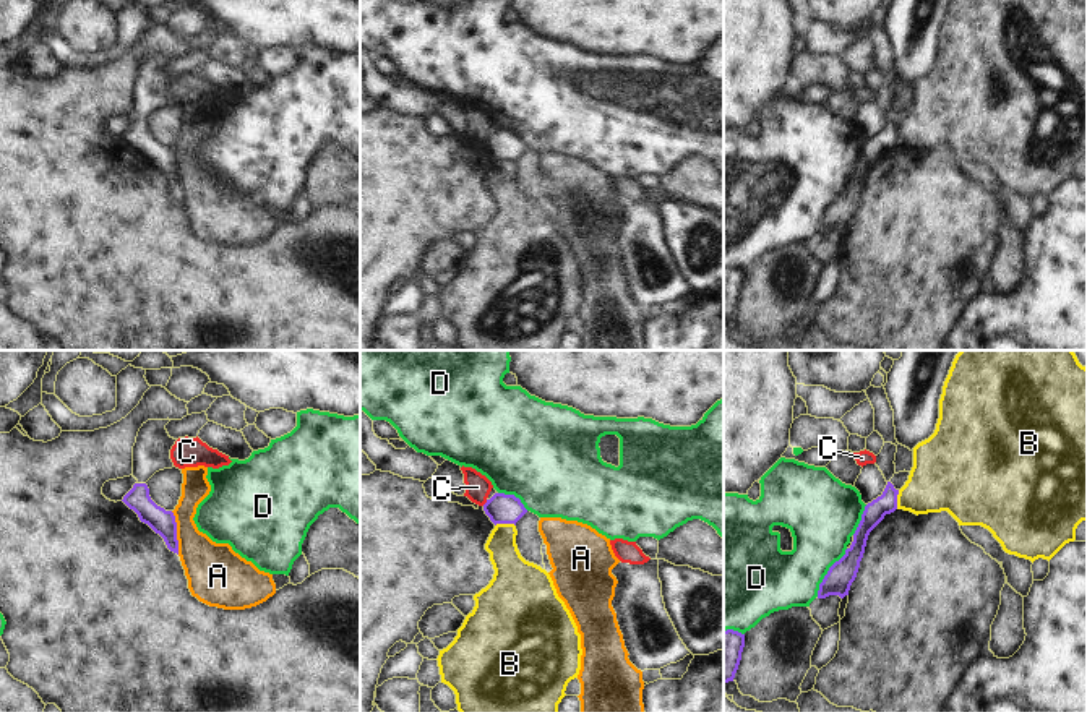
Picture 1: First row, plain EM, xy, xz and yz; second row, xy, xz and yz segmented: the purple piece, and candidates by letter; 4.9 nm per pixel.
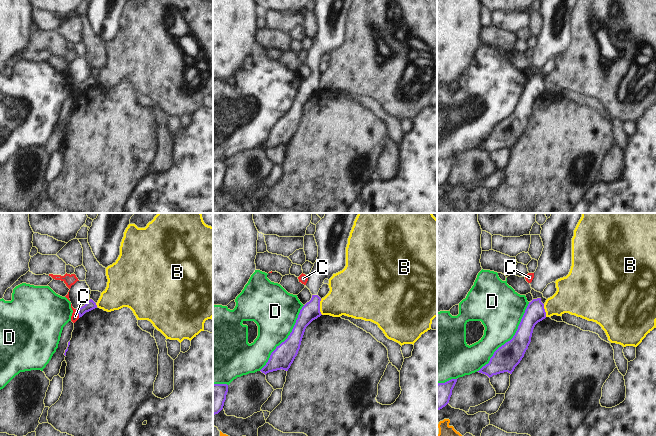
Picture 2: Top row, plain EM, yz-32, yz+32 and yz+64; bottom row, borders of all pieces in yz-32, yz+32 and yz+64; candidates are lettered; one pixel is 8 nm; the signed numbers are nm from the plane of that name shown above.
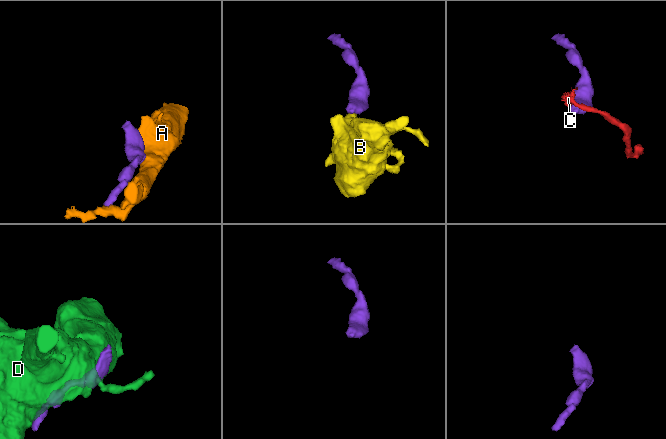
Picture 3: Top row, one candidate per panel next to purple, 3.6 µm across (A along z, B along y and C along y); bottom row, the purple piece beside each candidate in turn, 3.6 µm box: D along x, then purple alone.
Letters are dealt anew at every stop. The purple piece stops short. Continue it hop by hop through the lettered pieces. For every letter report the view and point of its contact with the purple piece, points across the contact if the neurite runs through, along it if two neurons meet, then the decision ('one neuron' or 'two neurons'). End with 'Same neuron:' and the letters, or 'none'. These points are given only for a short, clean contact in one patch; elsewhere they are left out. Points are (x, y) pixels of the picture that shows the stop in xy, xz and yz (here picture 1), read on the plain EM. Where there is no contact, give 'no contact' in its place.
A: contact xy (176, 169); two neurons
B: contact xz (505, 159); border xz (515, 161), (495, 162); two neurons
C: contact xz (485, 140); border xz (487, 137), (482, 141); two neurons
D: contact yz (828, 210); two neurons
Same neuron: none

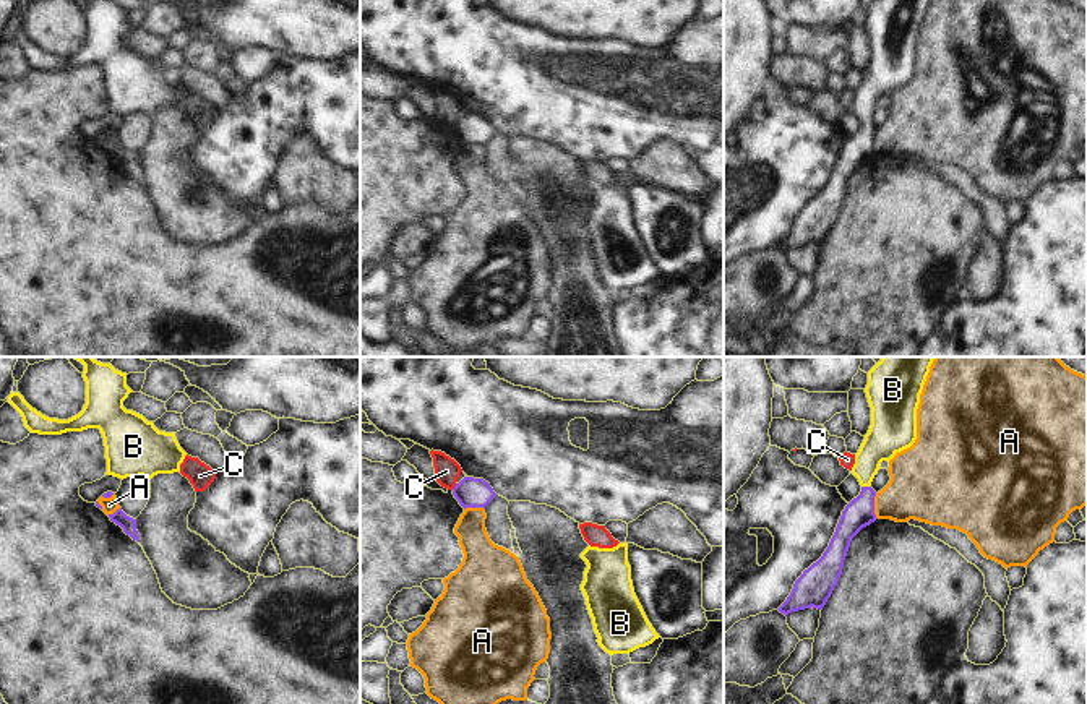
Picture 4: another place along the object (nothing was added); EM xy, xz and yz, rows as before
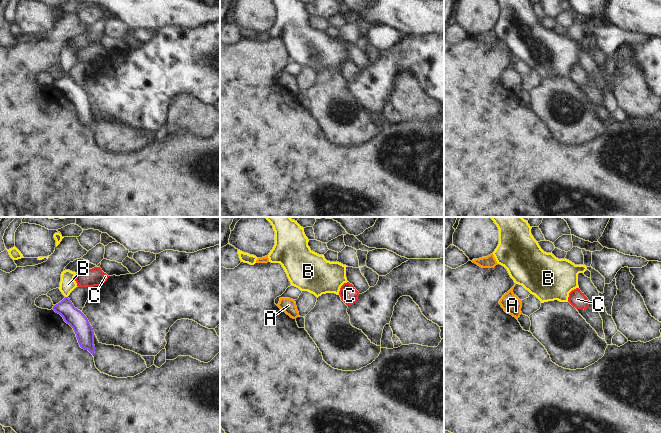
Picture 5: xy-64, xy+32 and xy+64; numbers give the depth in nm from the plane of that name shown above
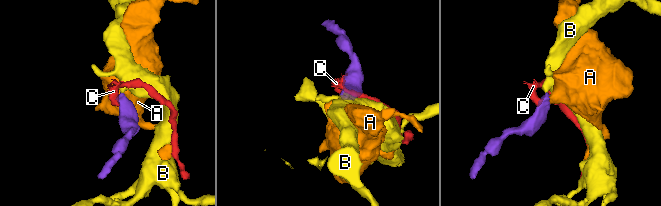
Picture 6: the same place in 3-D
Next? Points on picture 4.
A: contact yz (873, 143); border yz (875, 130), (875, 151), (878, 154); two neurons
B: contact yz (867, 124); way yz (859, 150), (867, 133), (867, 124), (867, 98), (883, 77); one neuron
C: contact xz (455, 124); border xz (456, 120), (451, 125); two neurons
Same neuron: B

